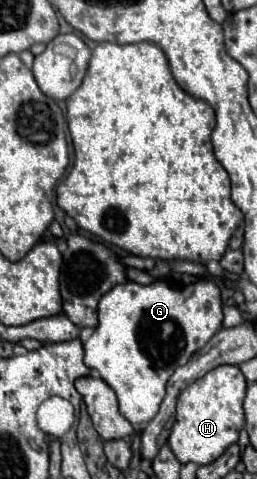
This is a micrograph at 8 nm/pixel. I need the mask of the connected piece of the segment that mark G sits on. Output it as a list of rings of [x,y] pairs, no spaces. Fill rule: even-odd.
[[[161,279],[149,285],[125,281],[101,297],[97,313],[99,313],[99,325],[95,327],[93,335],[83,343],[85,365],[89,369],[95,369],[99,377],[115,391],[121,415],[133,425],[145,425],[155,417],[165,397],[167,381],[173,375],[175,367],[185,365],[193,355],[193,351],[205,347],[205,343],[221,327],[223,301],[217,283],[211,279],[199,279],[183,287],[171,287]]]

